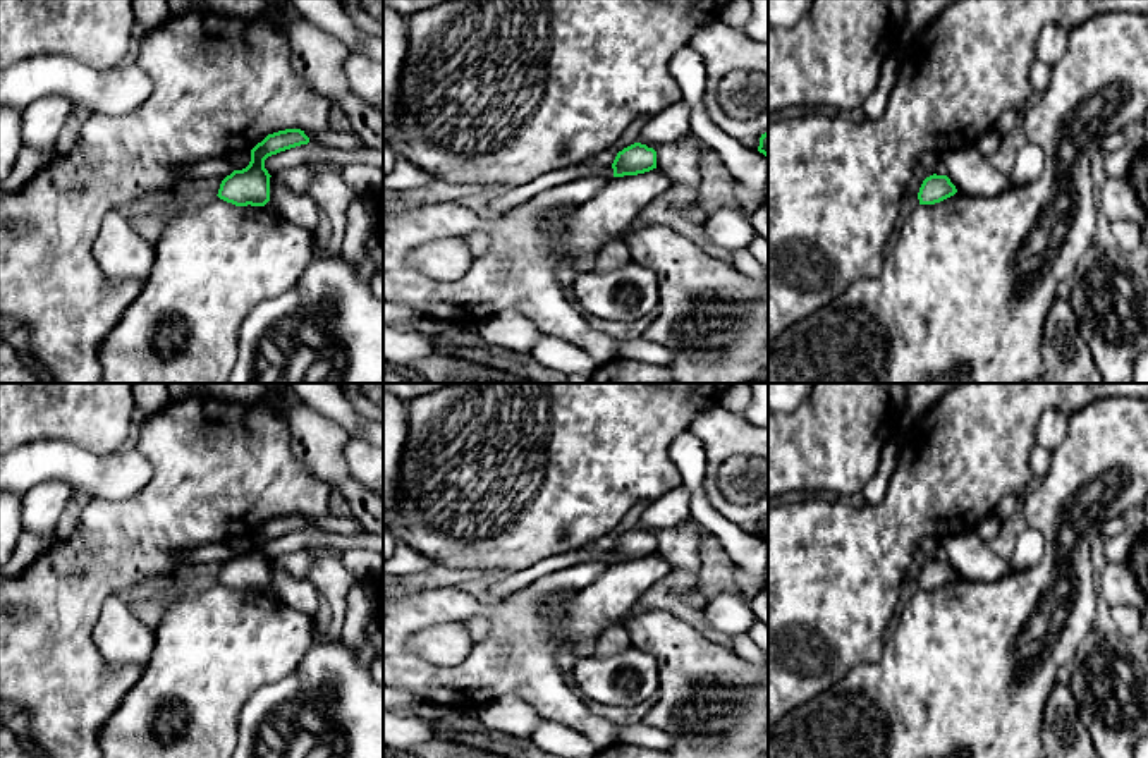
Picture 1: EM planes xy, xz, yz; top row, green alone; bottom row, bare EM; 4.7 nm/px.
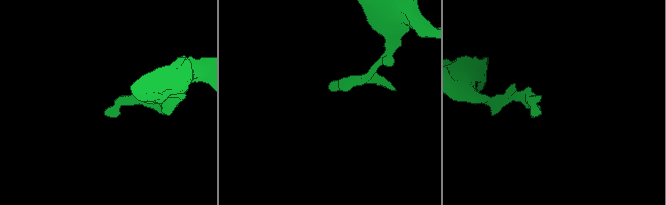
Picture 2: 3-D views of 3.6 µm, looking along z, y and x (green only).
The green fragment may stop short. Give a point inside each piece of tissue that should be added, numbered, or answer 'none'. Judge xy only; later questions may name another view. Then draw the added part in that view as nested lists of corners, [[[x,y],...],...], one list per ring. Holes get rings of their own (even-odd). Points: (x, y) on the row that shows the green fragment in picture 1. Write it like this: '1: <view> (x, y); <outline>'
none

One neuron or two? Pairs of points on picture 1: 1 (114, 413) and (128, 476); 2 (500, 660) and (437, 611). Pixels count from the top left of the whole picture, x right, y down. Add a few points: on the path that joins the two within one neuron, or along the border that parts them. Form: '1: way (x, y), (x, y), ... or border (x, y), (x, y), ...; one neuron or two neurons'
1: border (79, 444), (97, 454), (112, 454), (119, 449); two neurons
2: way (497, 636), (497, 623), (485, 611), (461, 609); one neuron

